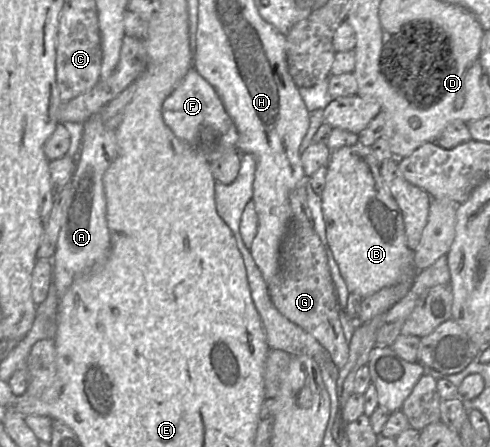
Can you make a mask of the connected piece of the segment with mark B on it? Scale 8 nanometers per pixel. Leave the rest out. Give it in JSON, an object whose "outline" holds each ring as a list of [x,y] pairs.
{"outline":[[[357,142],[332,151],[326,168],[325,186],[320,195],[326,238],[348,292],[365,298],[397,284],[405,276],[412,276],[413,251],[406,243],[402,213],[383,181],[380,164],[370,146]]]}

